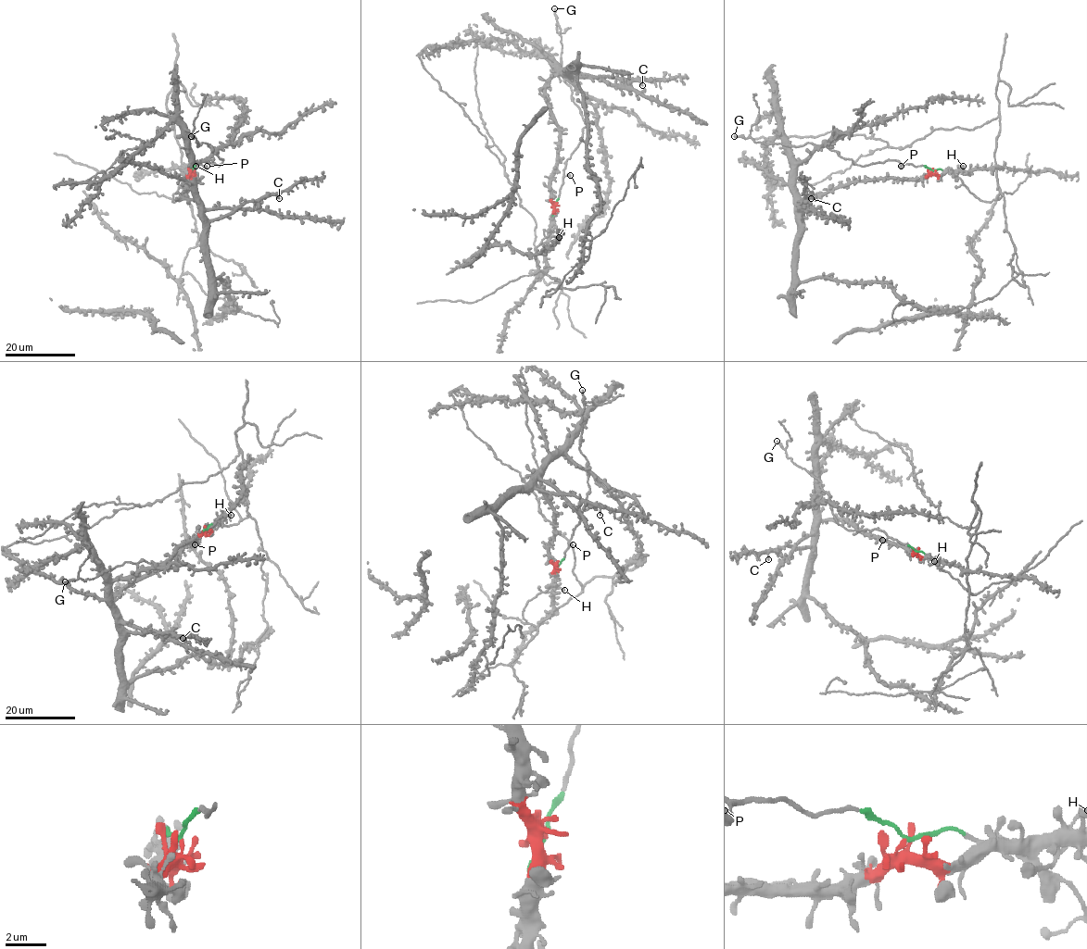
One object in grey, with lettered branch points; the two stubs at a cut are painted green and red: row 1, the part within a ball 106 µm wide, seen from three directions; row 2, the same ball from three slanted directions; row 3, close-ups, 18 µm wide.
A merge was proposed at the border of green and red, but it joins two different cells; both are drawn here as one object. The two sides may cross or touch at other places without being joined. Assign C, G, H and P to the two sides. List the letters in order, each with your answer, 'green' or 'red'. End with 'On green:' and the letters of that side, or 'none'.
C: red
G: green
H: red
P: green
On green: G, P

